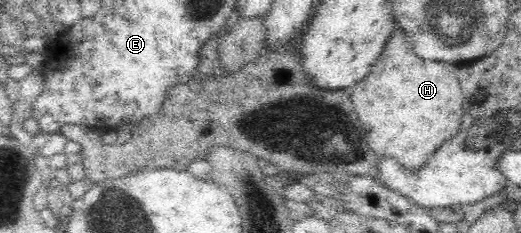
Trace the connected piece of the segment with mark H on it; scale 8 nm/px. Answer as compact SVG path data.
M396 29L388 37L382 51L383 53L370 73L350 89L351 102L354 111L362 121L363 128L366 129L367 142L375 155L378 158L384 155L393 157L398 159L398 163L402 163L401 166L404 169L418 171L427 159L430 159L430 155L434 155L434 151L442 145L442 135L446 141L459 133L458 127L461 127L460 121L464 113L462 109L464 98L457 78L457 66L424 60L416 56L411 37L400 29Z

